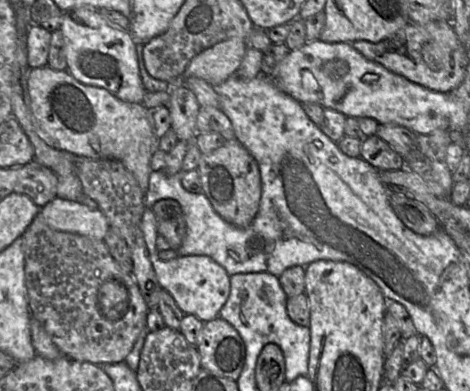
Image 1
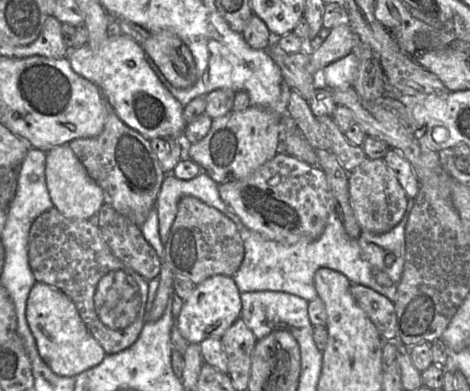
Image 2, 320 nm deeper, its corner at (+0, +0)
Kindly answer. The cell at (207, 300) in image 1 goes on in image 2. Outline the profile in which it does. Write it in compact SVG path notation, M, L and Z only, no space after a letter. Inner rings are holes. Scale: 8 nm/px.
M214 275L196 285L190 297L184 301L180 314L176 319L176 326L188 343L200 344L211 337L221 338L225 331L241 316L242 303L235 281L231 276Z

